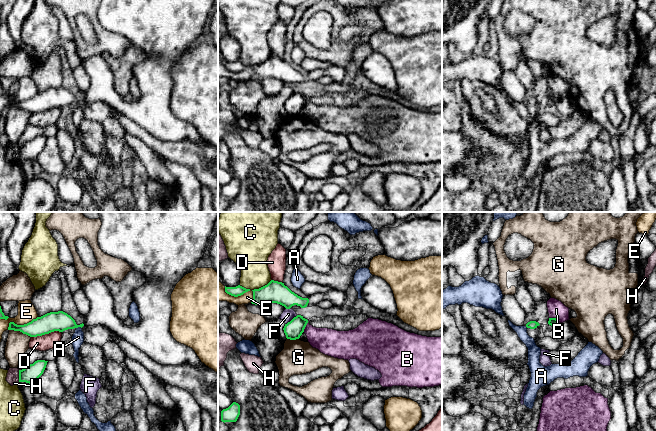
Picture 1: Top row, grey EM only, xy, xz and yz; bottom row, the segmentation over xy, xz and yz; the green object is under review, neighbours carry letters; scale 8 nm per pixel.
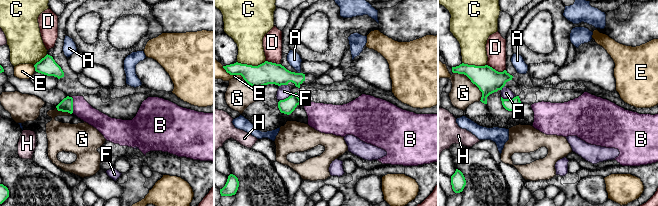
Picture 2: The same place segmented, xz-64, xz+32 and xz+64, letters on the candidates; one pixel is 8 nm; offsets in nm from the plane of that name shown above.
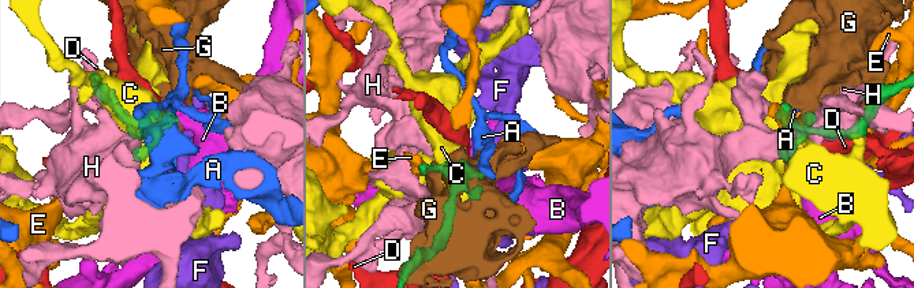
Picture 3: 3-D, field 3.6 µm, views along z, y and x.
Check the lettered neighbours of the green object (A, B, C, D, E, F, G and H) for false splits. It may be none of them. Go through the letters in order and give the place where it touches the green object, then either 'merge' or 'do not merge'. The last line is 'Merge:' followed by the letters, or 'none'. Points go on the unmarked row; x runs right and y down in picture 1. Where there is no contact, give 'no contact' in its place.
A: meets green in xy at (78, 102); do not merge
B: meets green in yz at (555, 94); do not merge
C: meets green in xz at (261, 63); do not merge
D: meets green in xy at (45, 109); do not merge
E: meets green in xz at (240, 71); do not merge
F: meets green in xz at (292, 95); do not merge
G: meets green in xy at (20, 107); do not merge
H: meets green in xy at (19, 152); do not merge
Merge: none

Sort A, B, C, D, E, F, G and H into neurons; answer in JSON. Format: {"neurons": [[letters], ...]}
{"neurons": [["A"], ["B"], ["C"], ["D"], ["E"], ["F"], ["G"], ["H"]]}

